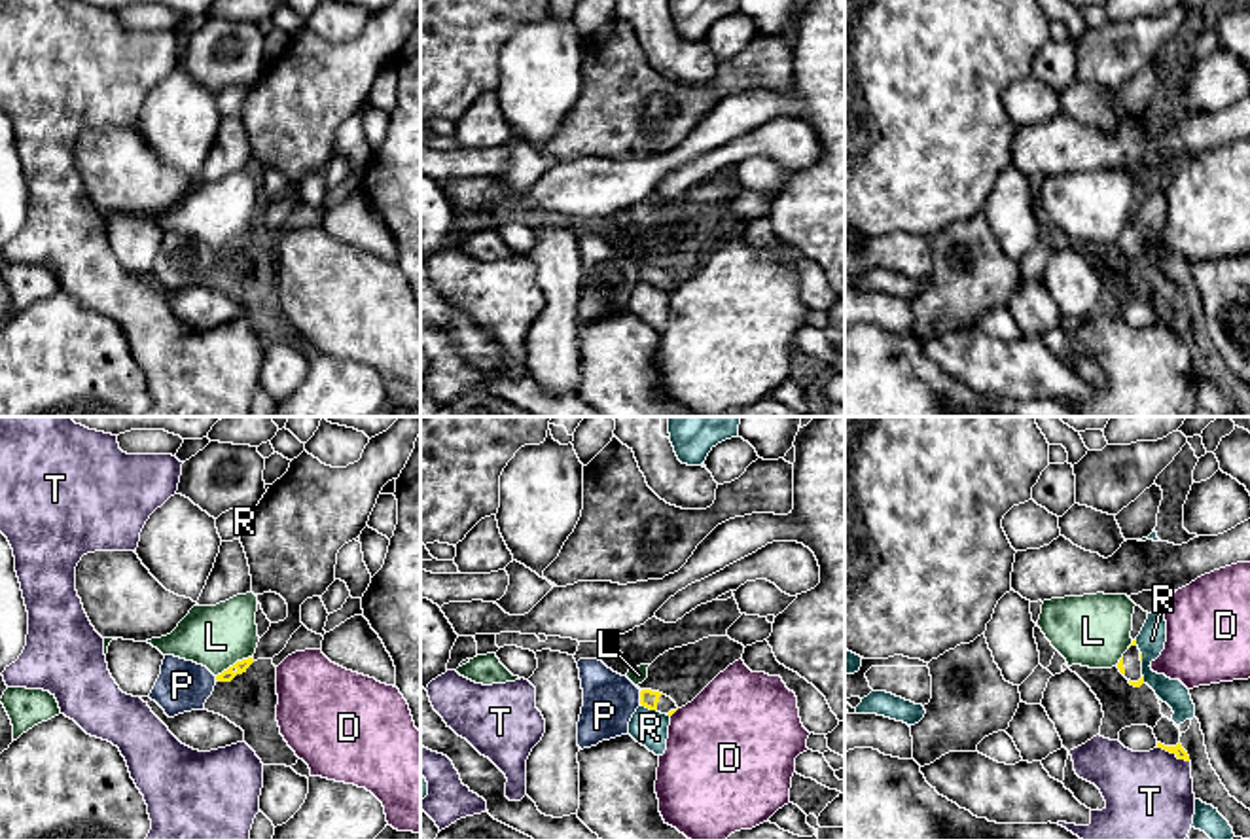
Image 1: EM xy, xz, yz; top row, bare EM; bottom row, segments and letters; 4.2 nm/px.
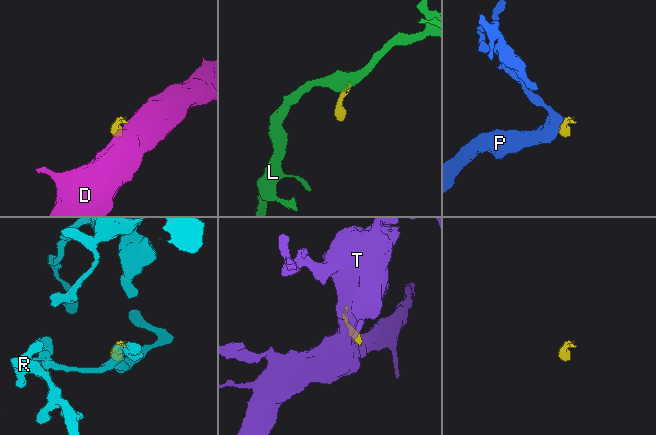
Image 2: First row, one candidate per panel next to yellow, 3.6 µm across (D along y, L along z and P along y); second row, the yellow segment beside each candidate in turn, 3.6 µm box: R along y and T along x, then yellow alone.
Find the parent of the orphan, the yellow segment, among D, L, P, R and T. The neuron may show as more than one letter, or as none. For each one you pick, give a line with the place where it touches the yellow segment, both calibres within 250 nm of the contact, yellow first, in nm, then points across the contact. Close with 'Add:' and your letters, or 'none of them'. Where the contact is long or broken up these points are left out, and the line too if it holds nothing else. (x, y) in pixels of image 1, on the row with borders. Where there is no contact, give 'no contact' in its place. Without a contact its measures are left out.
Add: none of them

